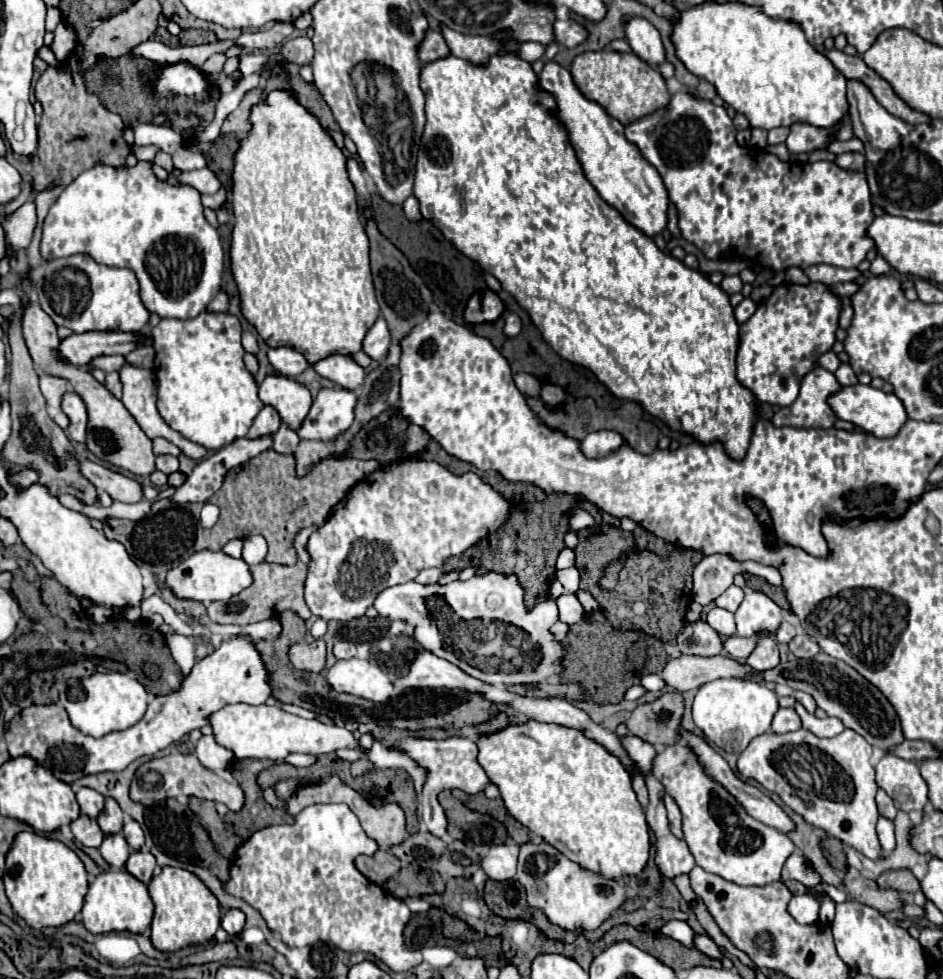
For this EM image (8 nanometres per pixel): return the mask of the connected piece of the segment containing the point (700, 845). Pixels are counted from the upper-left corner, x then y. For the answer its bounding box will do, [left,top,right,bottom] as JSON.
[652,744,848,903]

